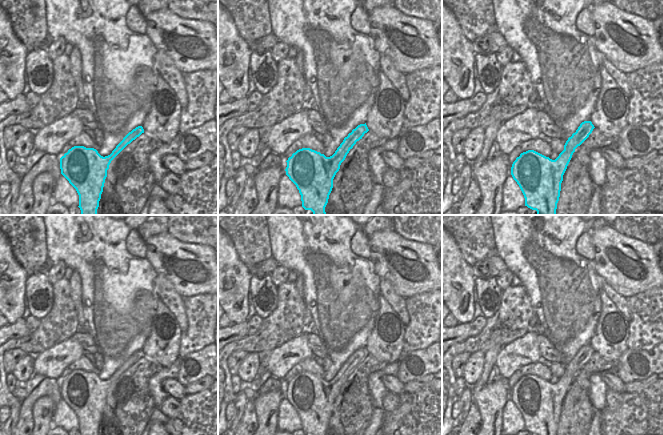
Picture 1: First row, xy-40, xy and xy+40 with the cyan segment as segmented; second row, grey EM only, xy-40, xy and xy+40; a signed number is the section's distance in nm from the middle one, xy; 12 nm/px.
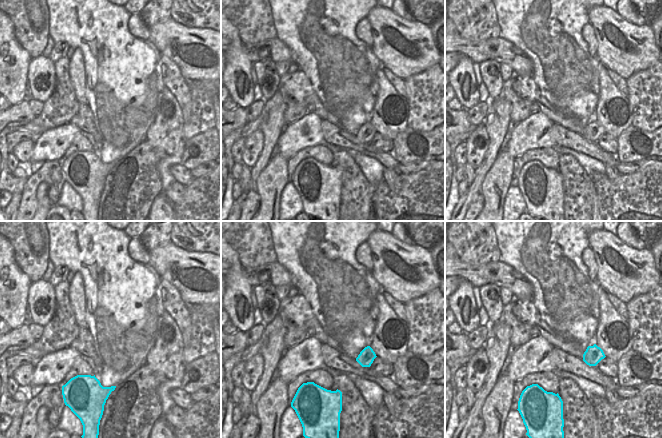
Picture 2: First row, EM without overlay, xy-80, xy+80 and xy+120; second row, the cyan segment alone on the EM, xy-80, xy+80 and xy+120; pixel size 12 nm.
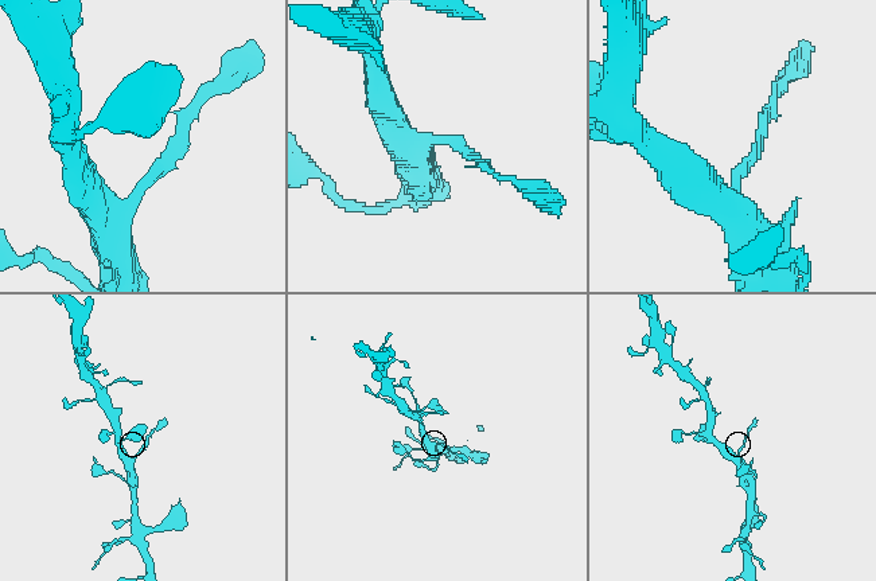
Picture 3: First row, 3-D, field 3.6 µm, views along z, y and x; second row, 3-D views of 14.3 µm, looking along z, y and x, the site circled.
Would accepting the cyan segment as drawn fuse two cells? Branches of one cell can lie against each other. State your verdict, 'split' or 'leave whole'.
split

